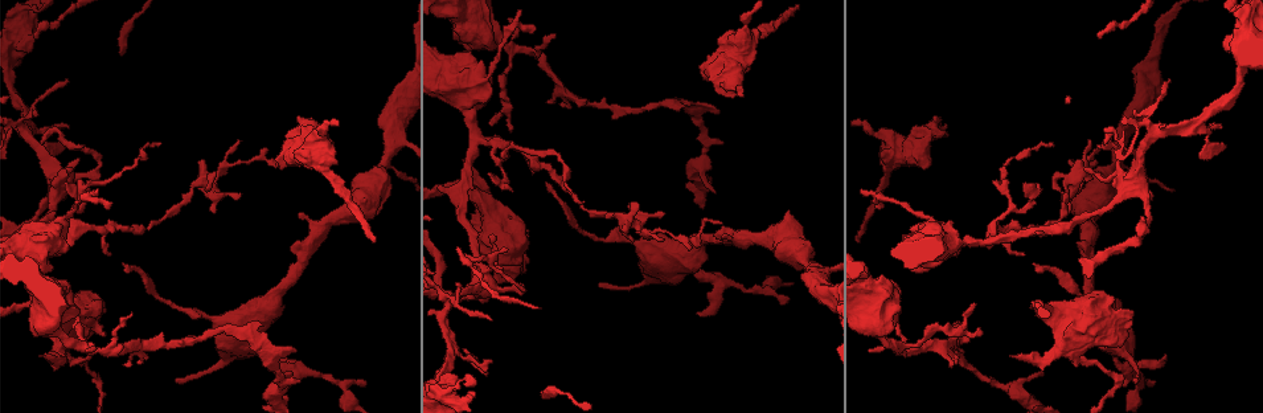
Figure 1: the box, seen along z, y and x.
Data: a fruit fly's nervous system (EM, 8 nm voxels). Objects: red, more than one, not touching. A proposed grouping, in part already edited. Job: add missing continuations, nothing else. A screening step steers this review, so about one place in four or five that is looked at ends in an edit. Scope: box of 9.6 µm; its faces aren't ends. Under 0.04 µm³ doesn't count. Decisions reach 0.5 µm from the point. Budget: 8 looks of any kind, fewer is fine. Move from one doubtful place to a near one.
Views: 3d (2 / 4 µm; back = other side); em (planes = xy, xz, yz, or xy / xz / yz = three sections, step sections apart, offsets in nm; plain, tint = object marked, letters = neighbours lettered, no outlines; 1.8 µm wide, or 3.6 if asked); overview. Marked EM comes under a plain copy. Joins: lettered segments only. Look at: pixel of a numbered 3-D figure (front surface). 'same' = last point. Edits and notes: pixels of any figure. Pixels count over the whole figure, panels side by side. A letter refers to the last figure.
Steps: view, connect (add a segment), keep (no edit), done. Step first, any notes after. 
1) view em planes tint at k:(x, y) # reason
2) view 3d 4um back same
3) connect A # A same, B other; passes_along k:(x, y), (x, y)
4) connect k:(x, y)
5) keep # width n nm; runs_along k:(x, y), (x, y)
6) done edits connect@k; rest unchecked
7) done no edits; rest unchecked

view 3d 2um at 1:(176, 378) # free end

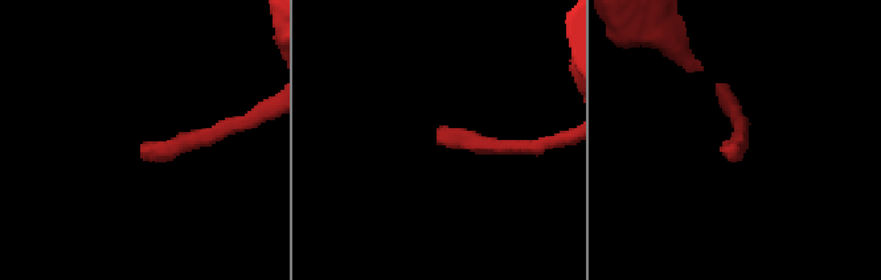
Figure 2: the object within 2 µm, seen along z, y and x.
view em yz step 8 letters at 2:(731, 147) # need the tissue

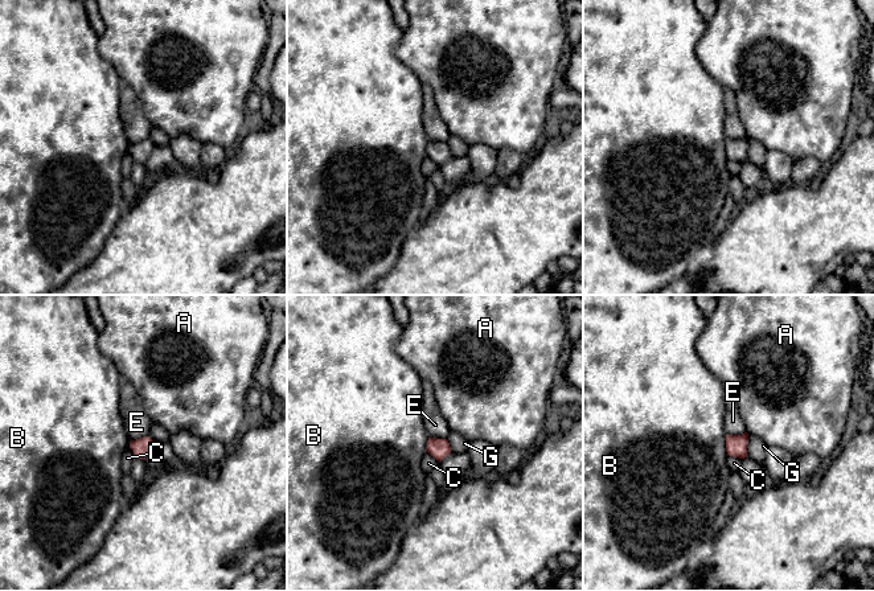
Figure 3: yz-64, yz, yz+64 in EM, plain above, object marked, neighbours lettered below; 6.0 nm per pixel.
view em planes letters same # another direction

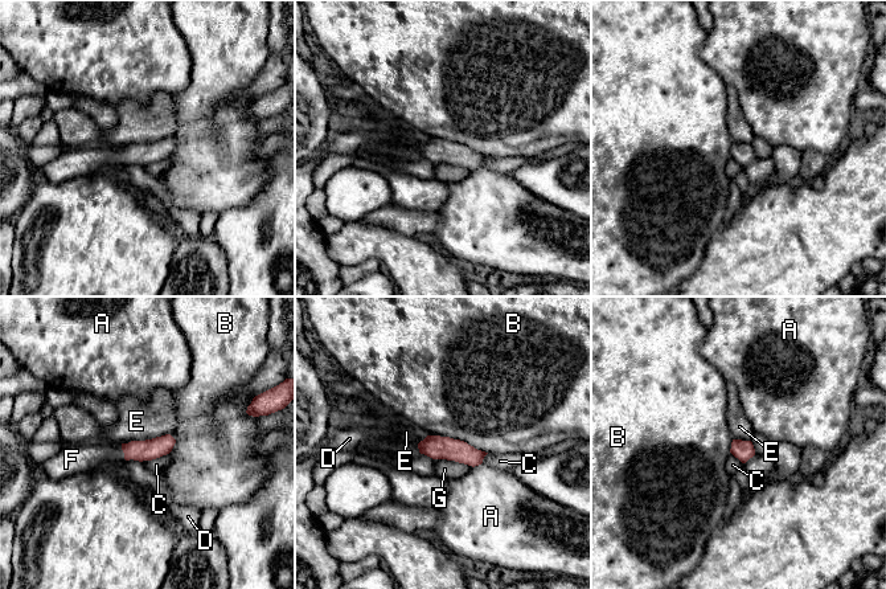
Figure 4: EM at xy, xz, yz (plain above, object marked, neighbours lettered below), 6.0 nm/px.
connect F # width 120 nm; A other, B other, C other, D other, E other, F same, G other; passes_along 4:(150, 449), (123, 452), (86, 457); the neuron continues

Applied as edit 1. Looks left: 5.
view overview # redraw

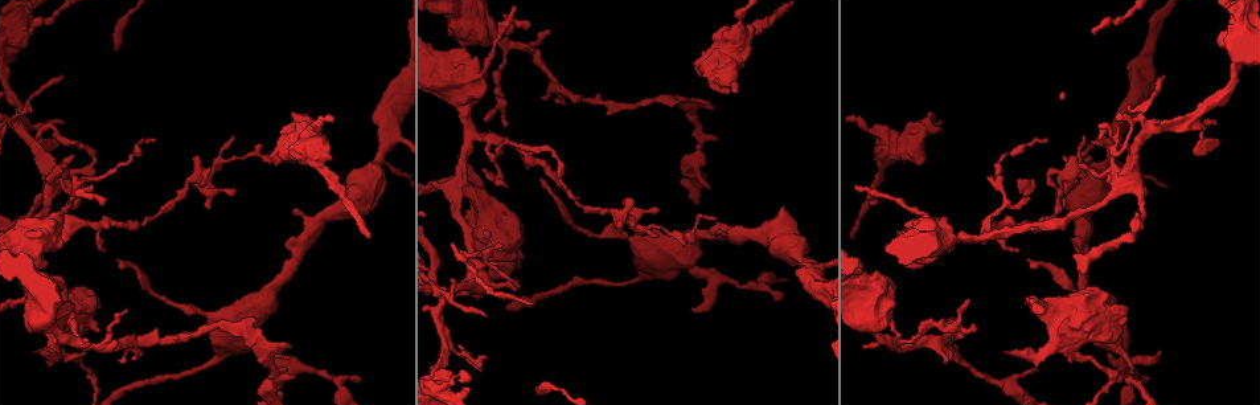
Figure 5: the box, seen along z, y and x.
view em planes letters at 5:(1157, 354) # free end

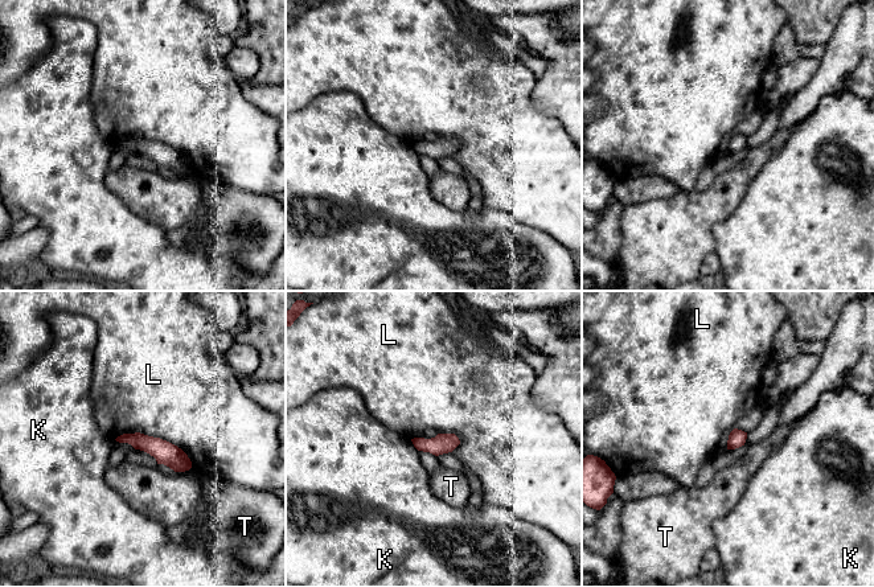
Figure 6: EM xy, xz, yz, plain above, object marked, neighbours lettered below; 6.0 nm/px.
keep # K other, L other, T other; border 6:(115, 438), (159, 436), (189, 459); no lettered segment goes on from it

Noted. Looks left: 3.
view em xy step 16 tint at 5:(35, 351) # free end

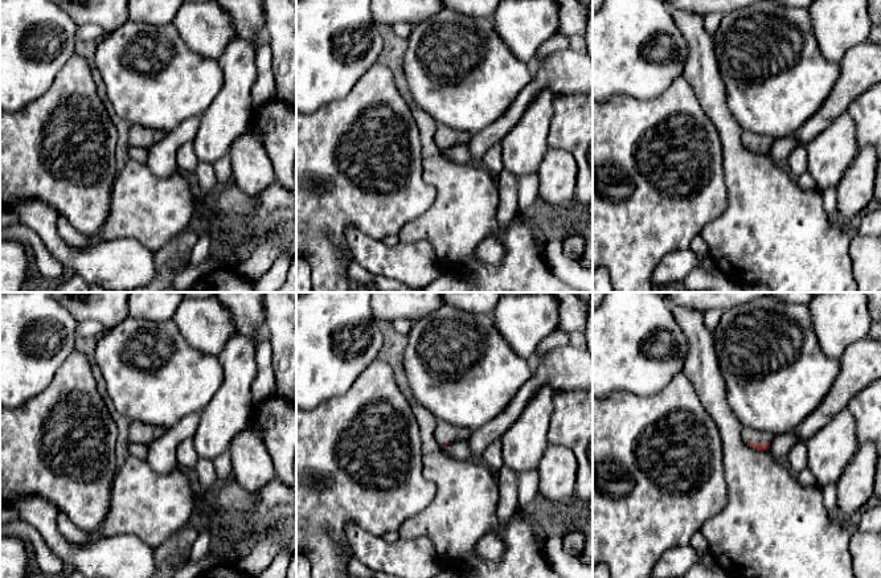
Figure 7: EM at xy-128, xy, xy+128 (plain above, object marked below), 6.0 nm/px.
view em planes letters same

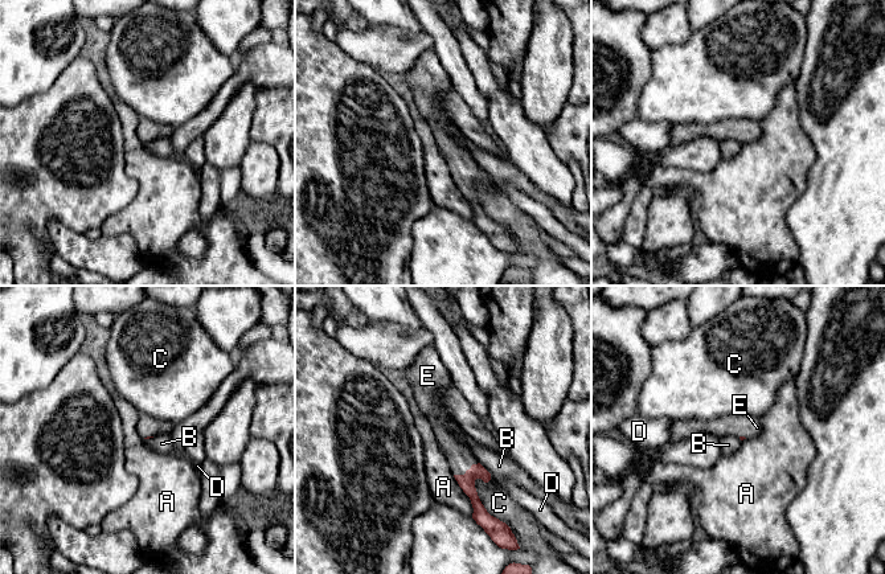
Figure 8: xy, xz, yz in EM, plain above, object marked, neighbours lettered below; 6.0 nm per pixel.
connect E # A other, B other, C other, D other, E same; passes_along 8:(466, 482), (466, 471), (461, 458); the neuron continues

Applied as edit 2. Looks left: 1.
done edits connect@4, connect@8; rest unchecked

